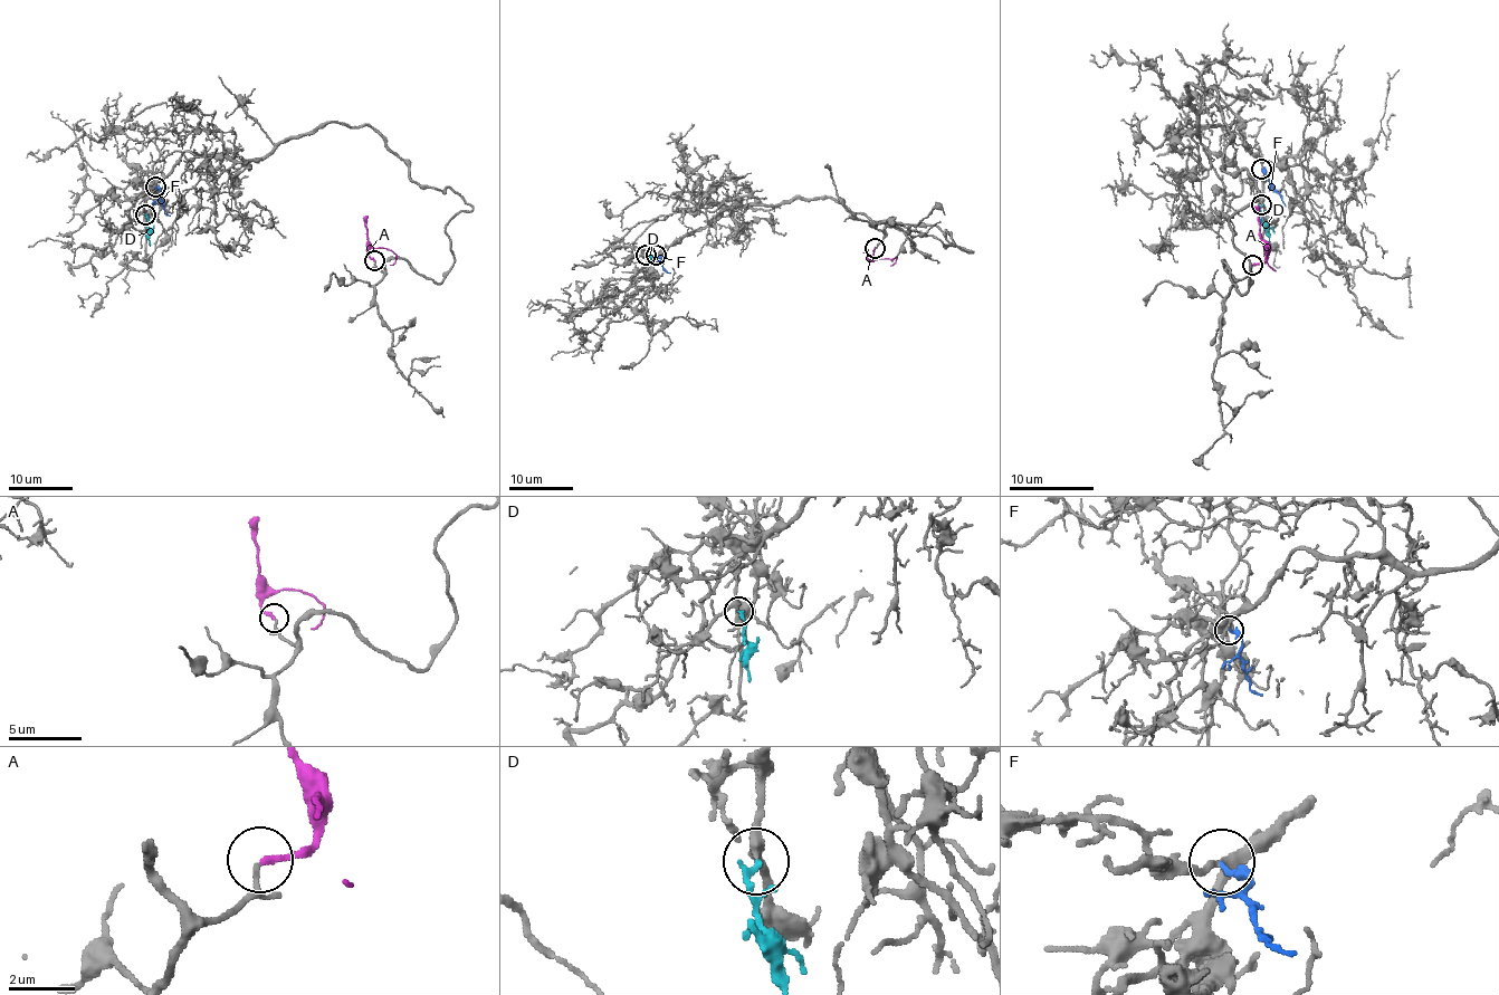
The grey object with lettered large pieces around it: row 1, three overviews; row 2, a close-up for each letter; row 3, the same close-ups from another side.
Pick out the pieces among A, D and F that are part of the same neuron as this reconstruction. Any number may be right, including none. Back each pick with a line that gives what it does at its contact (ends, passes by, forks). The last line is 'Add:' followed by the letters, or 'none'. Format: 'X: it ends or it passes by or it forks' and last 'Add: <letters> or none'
A: it ends
D: it ends
Add: A, D

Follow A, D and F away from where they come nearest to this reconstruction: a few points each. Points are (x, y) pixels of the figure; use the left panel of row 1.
A: (373, 259), (370, 251), (388, 248), (397, 258), (390, 265)
D: (144, 214), (150, 245)
F: (155, 187), (161, 192), (161, 204), (170, 216)

